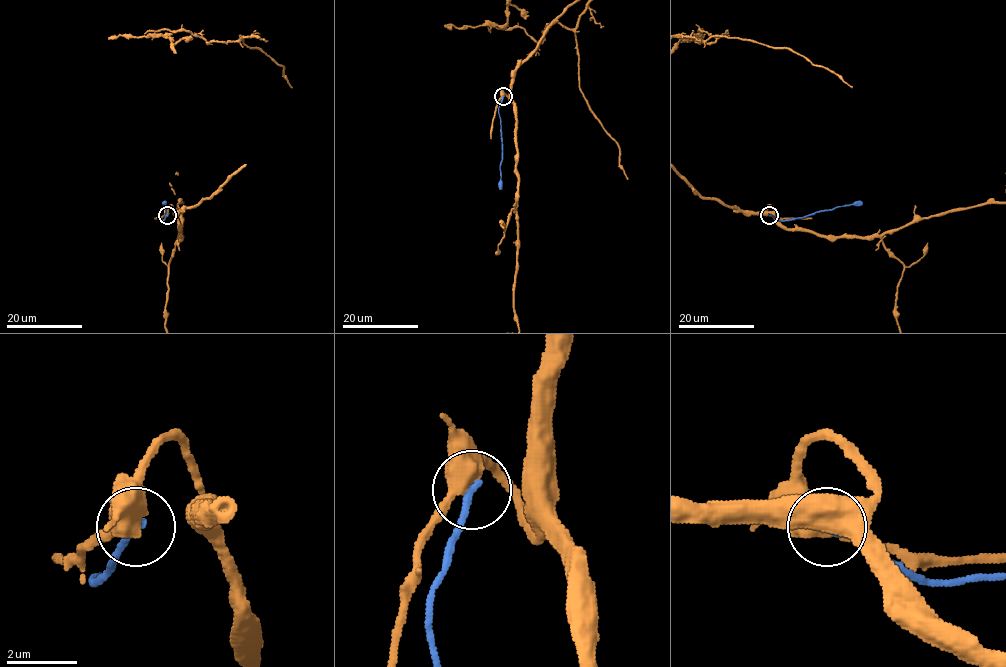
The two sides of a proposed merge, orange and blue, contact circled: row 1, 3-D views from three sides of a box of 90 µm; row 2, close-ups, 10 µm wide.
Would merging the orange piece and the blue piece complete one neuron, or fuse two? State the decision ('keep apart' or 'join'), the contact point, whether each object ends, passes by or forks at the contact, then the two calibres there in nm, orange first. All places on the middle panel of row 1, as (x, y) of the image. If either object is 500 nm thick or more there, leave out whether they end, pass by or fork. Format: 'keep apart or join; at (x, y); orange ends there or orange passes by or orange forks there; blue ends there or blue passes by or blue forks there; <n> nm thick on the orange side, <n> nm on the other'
keep apart; at (503, 96); 550 nm thick on the orange side, 240 nm on the other

